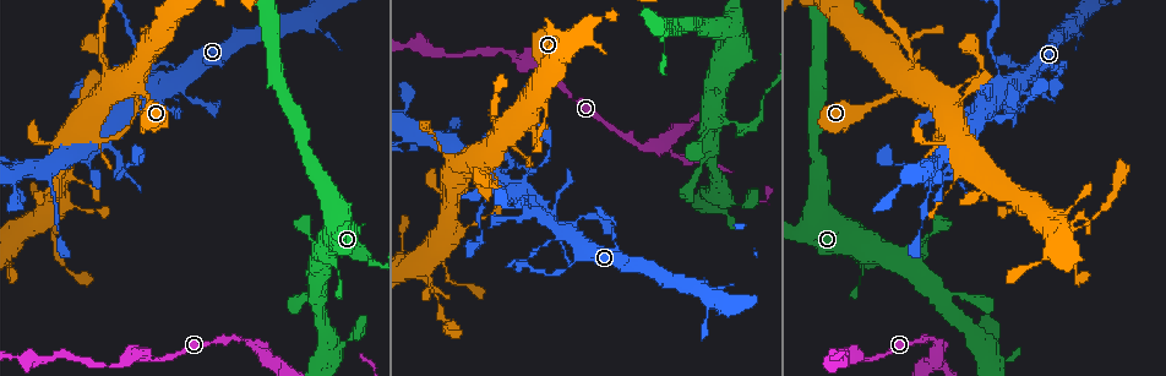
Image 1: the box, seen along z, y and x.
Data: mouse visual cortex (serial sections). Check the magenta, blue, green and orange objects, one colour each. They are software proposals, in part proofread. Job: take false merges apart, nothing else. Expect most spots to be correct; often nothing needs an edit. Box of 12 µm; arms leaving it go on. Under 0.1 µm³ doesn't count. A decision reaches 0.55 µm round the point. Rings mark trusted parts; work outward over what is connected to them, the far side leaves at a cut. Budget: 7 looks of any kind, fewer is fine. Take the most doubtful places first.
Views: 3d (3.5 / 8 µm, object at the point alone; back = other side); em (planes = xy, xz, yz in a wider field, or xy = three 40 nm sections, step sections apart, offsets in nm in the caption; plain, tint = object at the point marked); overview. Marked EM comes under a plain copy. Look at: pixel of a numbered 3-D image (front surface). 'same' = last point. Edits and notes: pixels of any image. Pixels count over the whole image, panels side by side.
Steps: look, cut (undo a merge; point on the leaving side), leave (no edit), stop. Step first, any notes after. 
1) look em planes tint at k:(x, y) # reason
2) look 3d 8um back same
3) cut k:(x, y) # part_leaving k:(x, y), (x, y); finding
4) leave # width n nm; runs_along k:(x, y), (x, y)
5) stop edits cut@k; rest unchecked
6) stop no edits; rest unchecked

look 3d 3.5um at 1:(537, 210) # branch point

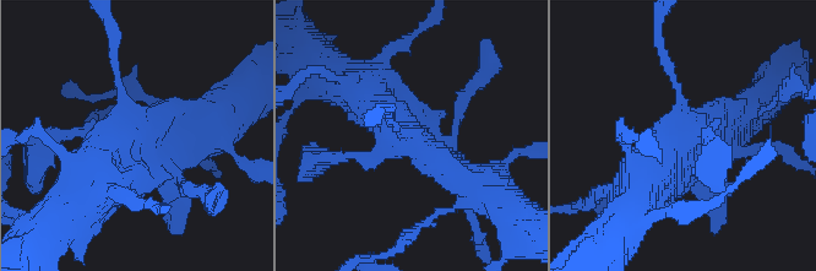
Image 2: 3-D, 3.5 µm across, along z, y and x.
look em xy step 1 tint at 2:(687, 122)

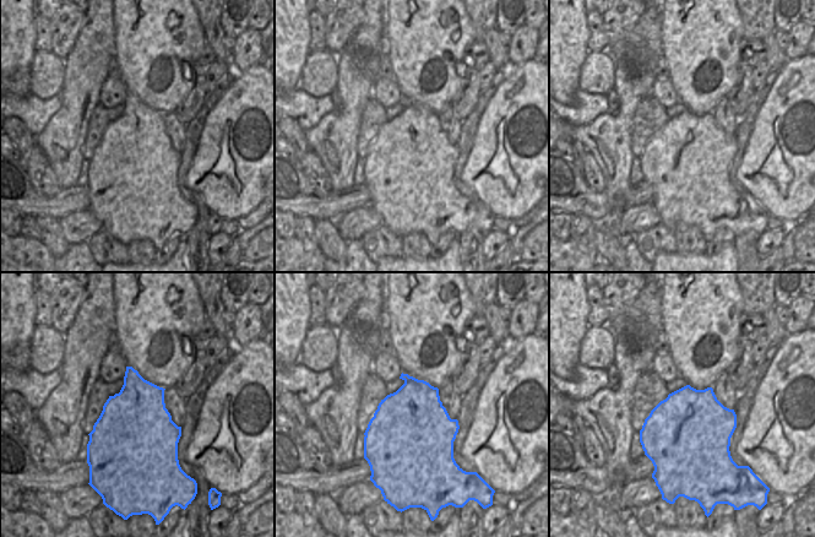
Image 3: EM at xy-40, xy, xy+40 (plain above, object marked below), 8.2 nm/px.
leave # runs_along 2:(205, 126), (130, 123), (110, 50); one cell here

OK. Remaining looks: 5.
look 3d 8um back at 1:(116, 177) # abrupt turn

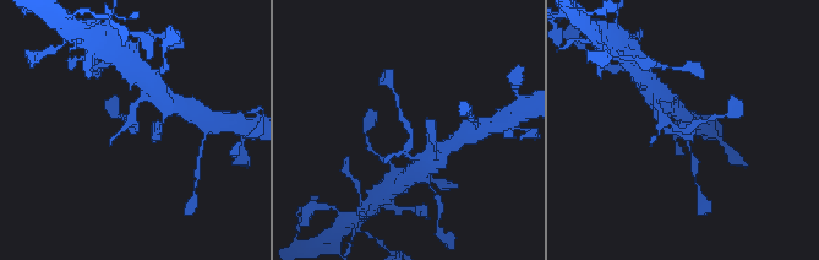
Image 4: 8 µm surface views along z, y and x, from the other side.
look 3d 3.5um at 4:(677, 128)

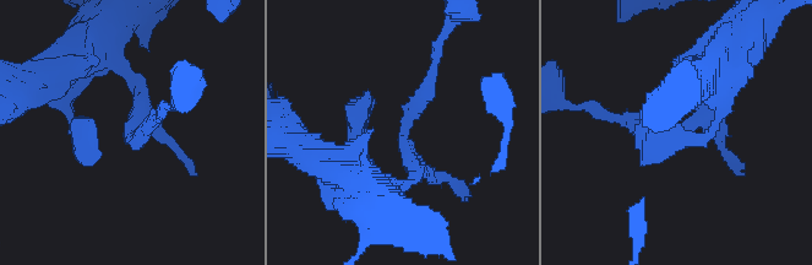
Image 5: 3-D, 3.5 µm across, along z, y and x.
leave # runs_along 5:(724, 85), (665, 141), (611, 115); all the same cell

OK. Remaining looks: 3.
look 3d 3.5um at 1:(420, 273) # sharp bend

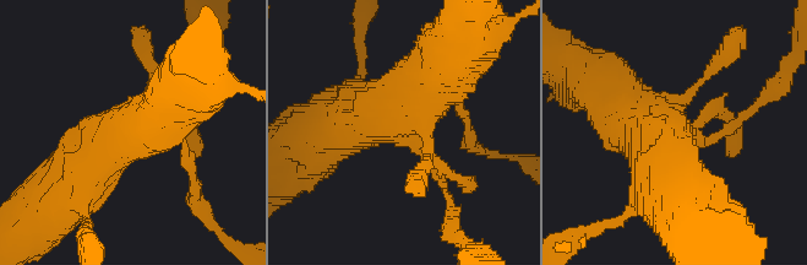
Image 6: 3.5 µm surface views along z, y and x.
look em xy step 2 tint at 6:(407, 129) # shape alone is not enough

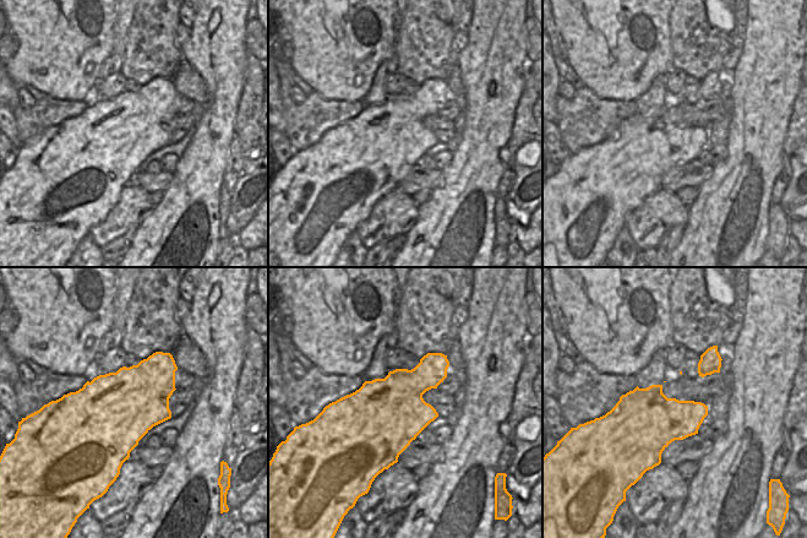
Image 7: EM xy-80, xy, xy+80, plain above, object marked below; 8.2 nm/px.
leave # one cell here

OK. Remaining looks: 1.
stop no edits; rest unchecked

